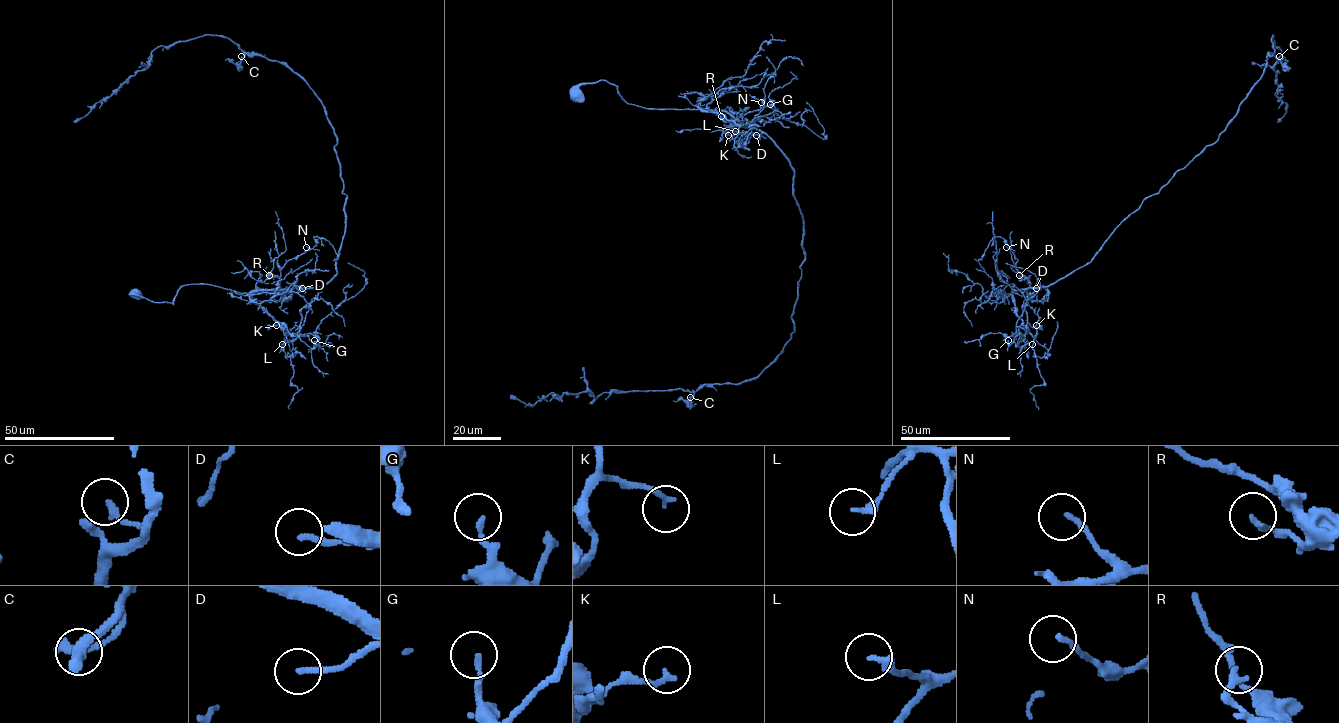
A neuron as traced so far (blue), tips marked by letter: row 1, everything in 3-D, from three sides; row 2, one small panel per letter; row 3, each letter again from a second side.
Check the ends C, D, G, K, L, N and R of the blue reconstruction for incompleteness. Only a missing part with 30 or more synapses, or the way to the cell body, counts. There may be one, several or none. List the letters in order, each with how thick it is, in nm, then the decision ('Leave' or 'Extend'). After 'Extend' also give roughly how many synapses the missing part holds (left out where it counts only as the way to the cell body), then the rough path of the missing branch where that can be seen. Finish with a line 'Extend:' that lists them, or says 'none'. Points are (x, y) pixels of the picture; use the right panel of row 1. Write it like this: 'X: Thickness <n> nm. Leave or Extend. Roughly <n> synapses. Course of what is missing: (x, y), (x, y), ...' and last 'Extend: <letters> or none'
C: Thickness 190 nm. Leave
D: Thickness 180 nm. Extend. Roughly 60 synapses. Course of what is missing: (1036, 288), (1039, 313)
G: Thickness 180 nm. Leave
K: Thickness 160 nm. Leave
L: Thickness 220 nm. Leave
N: Thickness 160 nm. Leave
R: Thickness 180 nm. Leave
Extend: D

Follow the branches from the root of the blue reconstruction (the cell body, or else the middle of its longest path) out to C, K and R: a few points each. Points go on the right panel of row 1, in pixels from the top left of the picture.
C: (998, 291), (985, 302), (1087, 264), (1217, 140), (1267, 55), (1279, 56)
K: (998, 291), (985, 302), (994, 302), (1011, 284), (1015, 314), (1025, 327), (1036, 325)
R: (998, 291), (985, 302), (994, 302), (1009, 284), (1013, 293), (1021, 289), (1026, 291), (1030, 281), (1019, 275)

